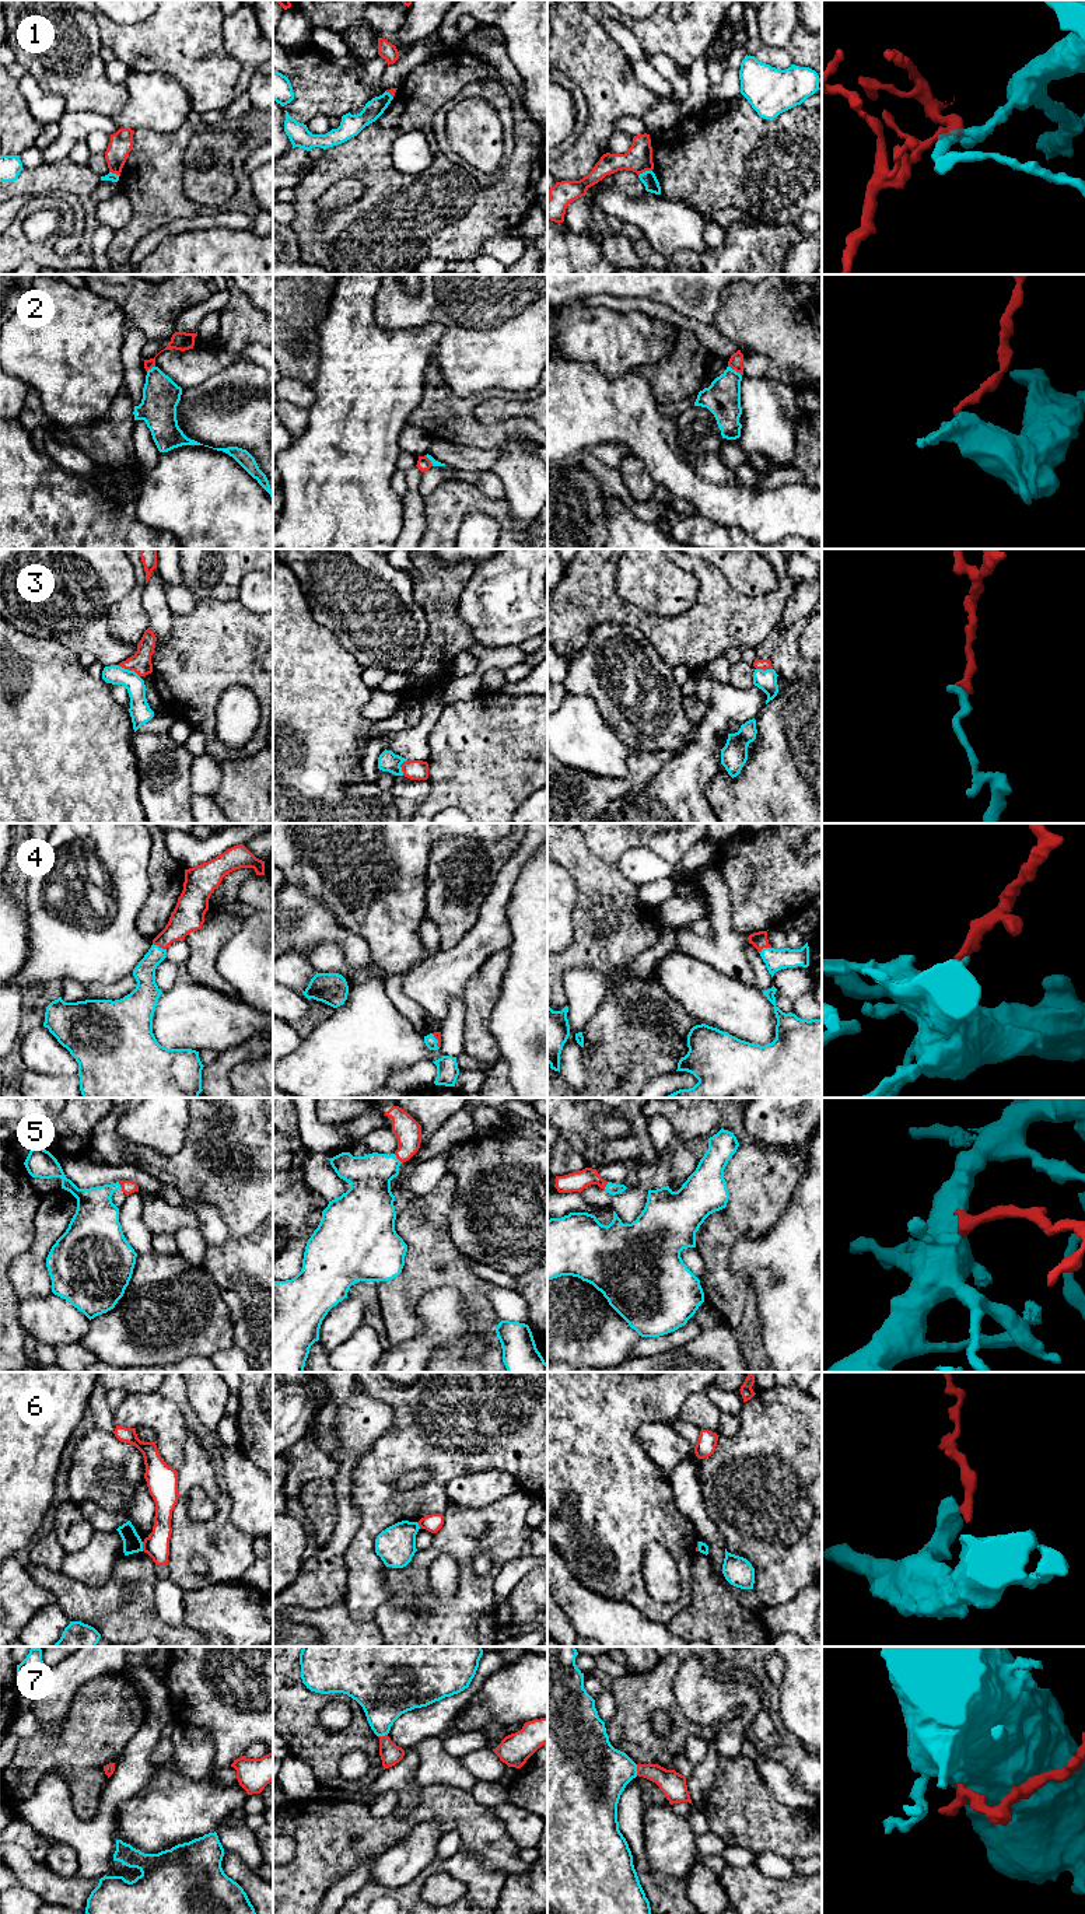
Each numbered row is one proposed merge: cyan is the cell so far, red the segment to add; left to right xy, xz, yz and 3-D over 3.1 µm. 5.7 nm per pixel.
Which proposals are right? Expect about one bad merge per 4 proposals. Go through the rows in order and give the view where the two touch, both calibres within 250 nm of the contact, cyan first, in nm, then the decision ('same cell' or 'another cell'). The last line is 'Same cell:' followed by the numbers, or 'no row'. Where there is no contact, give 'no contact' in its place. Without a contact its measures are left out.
1: contact in yz; calibres 90 and 160 nm; another cell
2: contact in yz; calibres 200 and 80 nm; another cell
3: contact in xy; calibres 120 and 120 nm; another cell
4: contact in xy; calibres 130 and 190 nm; same cell
5: contact in xz; calibres 240 and 150 nm; same cell
6: contact in xy; calibres 110 and 140 nm; another cell
7: contact in yz; calibres 400 and 150 nm; same cell
Same cell: 4, 5, 7

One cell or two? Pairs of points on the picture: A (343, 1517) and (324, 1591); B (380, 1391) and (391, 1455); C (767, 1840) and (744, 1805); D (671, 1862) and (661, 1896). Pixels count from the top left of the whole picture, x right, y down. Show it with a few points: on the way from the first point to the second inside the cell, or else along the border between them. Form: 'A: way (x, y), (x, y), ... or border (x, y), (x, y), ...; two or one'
A: way (342, 1535), (326, 1573); one
B: way (396, 1403), (401, 1407), (401, 1438); one
C: way (766, 1832), (748, 1813); one
D: border (653, 1871), (688, 1876); two

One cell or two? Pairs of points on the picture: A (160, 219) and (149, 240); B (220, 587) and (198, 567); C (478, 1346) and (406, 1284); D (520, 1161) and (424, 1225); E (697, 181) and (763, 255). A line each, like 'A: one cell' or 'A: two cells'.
A: two cells
B: one cell
C: two cells
D: two cells
E: two cells

